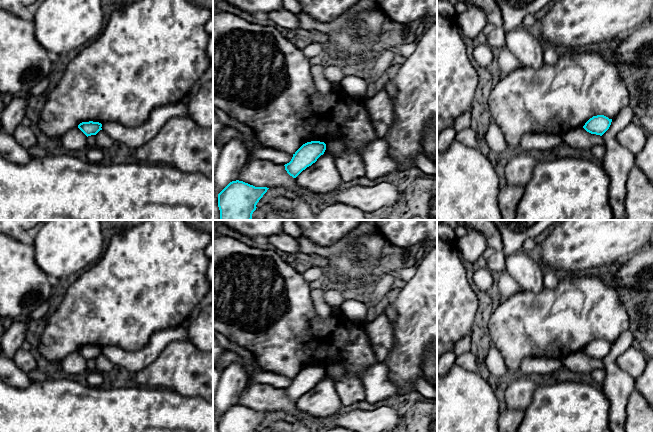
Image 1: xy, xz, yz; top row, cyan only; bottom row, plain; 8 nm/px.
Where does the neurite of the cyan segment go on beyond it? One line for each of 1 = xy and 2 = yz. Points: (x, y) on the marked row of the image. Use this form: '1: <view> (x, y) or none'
1: none
2: none

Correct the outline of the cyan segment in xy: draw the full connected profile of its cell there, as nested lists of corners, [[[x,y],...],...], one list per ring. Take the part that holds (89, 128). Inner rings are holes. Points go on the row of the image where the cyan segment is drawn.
[[[82,122],[78,125],[78,128],[88,137],[91,135],[96,135],[100,130],[102,130],[102,124],[99,122]]]

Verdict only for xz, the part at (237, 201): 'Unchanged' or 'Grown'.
Unchanged

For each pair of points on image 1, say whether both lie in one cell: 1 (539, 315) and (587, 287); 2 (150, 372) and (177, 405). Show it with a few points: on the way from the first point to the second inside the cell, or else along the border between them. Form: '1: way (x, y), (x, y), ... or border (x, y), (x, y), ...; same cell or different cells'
1: way (546, 301), (563, 286), (573, 286); same cell
2: border (140, 386), (173, 389), (185, 396); different cells

